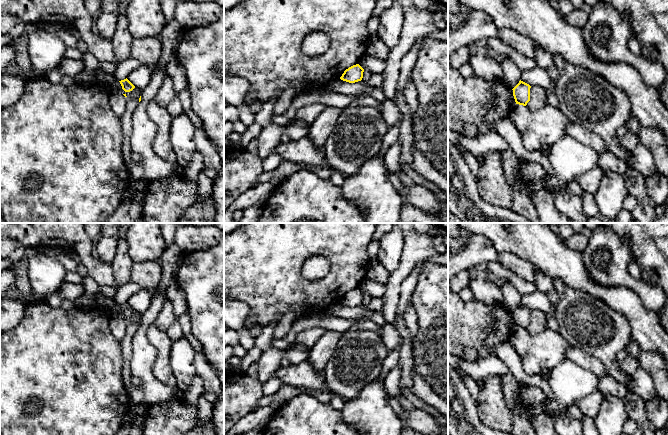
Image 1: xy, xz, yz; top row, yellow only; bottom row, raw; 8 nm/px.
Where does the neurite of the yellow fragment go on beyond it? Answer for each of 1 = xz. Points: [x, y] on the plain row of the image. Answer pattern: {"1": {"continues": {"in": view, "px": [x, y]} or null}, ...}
{"1": {"continues": null}}

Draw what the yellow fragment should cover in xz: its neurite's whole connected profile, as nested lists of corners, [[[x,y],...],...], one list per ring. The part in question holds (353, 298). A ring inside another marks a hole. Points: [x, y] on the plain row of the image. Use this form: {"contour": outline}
{"contour": [[[356,288],[346,293],[340,303],[349,307],[355,307],[362,304],[363,296],[364,293],[359,288]]]}

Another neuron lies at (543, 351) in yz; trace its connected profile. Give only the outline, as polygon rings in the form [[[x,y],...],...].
[[[515,328],[510,341],[521,359],[524,372],[529,376],[540,375],[563,362],[571,345],[558,331],[548,328],[534,335]]]

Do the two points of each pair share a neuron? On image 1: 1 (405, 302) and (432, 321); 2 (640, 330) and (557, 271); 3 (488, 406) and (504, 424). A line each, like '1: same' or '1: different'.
1: different
2: same
3: same

